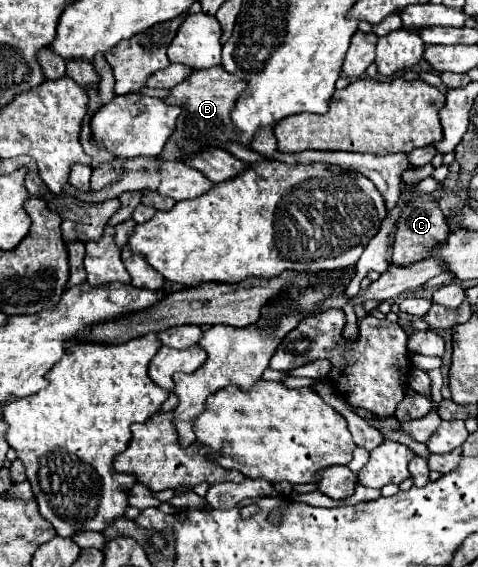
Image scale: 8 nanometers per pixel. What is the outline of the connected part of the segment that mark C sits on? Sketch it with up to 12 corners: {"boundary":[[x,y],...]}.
{"boundary":[[429,193],[407,195],[393,241],[393,263],[411,265],[445,241],[449,227]]}

